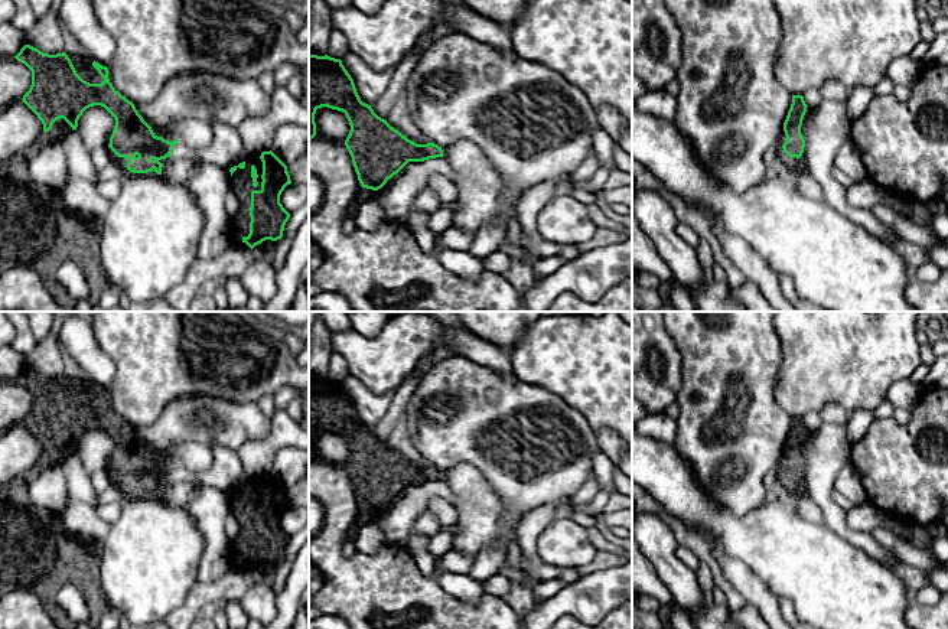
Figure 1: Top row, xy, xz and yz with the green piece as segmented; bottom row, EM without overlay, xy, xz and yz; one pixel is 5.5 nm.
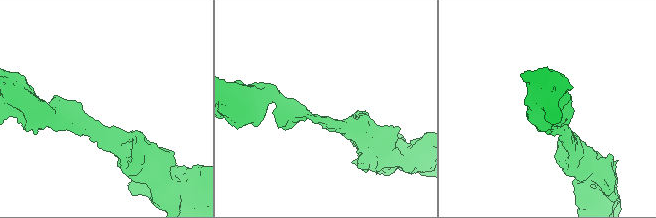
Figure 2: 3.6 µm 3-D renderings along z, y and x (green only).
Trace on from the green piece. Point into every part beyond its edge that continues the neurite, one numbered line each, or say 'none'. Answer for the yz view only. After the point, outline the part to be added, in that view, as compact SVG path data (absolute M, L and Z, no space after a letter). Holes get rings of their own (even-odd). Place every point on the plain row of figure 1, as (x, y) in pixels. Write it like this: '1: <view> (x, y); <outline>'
none

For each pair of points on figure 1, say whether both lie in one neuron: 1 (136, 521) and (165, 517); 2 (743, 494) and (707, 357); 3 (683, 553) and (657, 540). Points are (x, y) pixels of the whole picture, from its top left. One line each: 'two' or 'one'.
1: one
2: one
3: two

